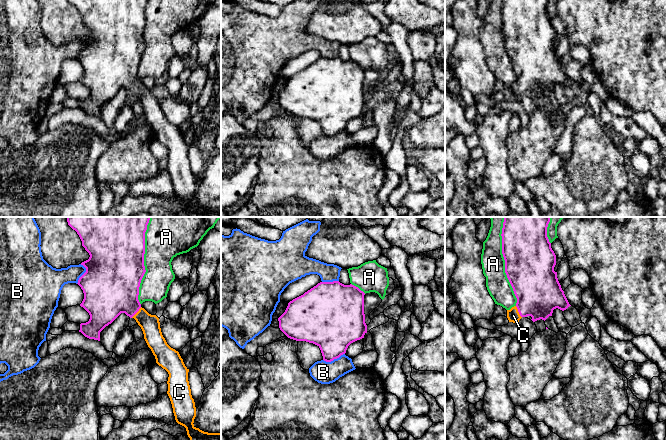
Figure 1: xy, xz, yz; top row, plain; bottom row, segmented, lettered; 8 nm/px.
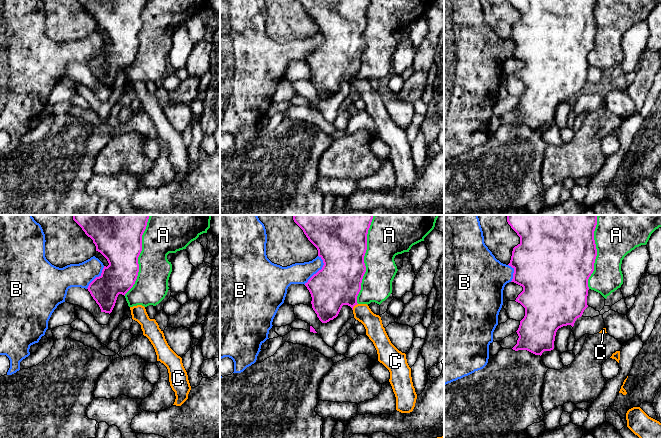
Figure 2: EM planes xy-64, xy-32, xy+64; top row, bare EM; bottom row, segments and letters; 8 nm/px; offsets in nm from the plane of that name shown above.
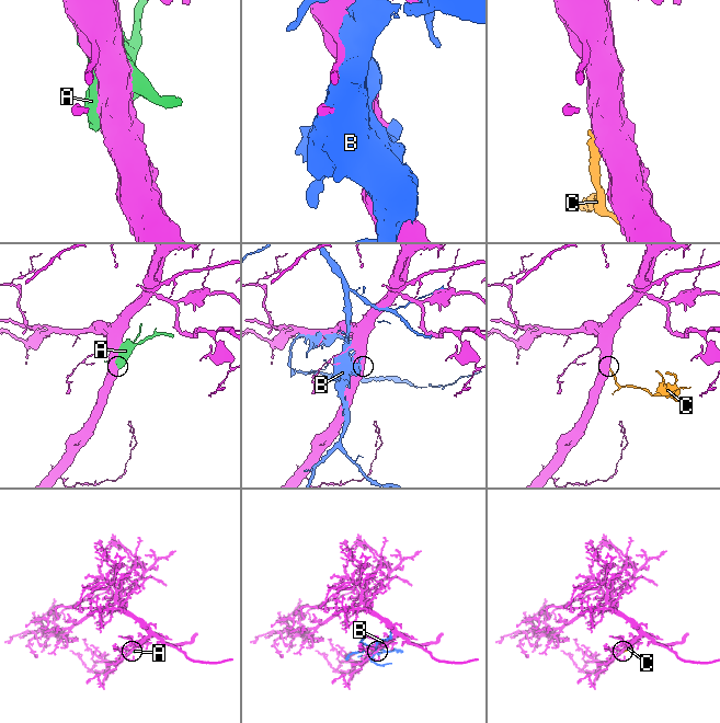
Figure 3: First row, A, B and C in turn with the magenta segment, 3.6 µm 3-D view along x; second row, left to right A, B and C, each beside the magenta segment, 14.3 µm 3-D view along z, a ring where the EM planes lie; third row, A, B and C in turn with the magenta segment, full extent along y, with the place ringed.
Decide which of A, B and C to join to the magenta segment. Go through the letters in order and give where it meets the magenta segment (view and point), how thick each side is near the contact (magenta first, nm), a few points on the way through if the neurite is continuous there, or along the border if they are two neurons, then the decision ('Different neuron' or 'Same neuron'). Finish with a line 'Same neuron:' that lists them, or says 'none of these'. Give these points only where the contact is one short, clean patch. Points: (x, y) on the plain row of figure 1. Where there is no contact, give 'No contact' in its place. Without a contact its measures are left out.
A: Touches magenta at yz (505, 41). Thickness 400 nm (magenta) against 190 nm. Different neuron
B: Touches magenta at xz (333, 135). Thickness 380 nm (magenta) against 180 nm. Different neuron
C: Touches magenta at yz (518, 87). Thickness 360 nm (magenta) against 100 nm. Path across: yz (537, 65), (534, 71), (518, 87), (513, 91). Same neuron
Same neuron: C

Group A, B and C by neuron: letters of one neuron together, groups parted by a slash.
A / B / C

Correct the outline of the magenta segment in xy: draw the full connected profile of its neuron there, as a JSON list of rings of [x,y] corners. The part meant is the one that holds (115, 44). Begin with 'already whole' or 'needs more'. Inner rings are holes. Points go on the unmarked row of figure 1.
needs more; [[[68,0],[79,11],[82,22],[89,29],[88,36],[81,39],[86,48],[78,61],[84,69],[80,80],[90,91],[86,99],[80,100],[85,113],[100,117],[100,108],[121,89],[134,94],[141,103],[144,115],[155,132],[156,139],[168,150],[168,167],[175,196],[184,202],[190,217],[221,217],[221,209],[208,209],[194,202],[196,183],[188,157],[189,145],[178,127],[171,124],[162,111],[159,94],[149,90],[138,76],[141,56],[146,48],[144,42],[145,8],[148,0]]]

